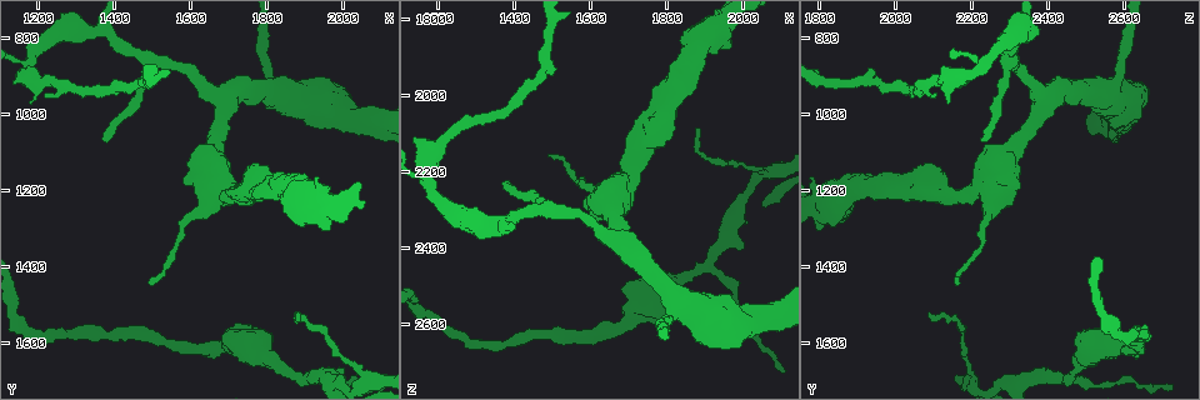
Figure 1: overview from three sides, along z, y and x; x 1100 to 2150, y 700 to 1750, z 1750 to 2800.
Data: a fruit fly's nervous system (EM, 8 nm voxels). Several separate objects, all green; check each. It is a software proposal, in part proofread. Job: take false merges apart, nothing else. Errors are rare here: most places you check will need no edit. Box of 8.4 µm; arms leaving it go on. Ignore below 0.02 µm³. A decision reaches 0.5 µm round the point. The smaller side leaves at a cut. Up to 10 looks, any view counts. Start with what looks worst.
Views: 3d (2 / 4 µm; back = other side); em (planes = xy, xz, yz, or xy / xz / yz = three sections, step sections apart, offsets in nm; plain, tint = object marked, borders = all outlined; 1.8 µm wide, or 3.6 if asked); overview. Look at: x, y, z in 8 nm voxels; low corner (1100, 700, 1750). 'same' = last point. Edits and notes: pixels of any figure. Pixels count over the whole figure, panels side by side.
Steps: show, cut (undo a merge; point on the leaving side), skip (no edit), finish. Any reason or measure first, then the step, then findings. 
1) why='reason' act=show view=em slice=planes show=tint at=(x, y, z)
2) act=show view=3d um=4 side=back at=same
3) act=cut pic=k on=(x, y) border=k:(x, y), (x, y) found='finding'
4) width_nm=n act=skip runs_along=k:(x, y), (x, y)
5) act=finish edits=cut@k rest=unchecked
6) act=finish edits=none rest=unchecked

why='abrupt turn' act=show view=em slice=planes show=tint at=(2055, 1685, 2205)

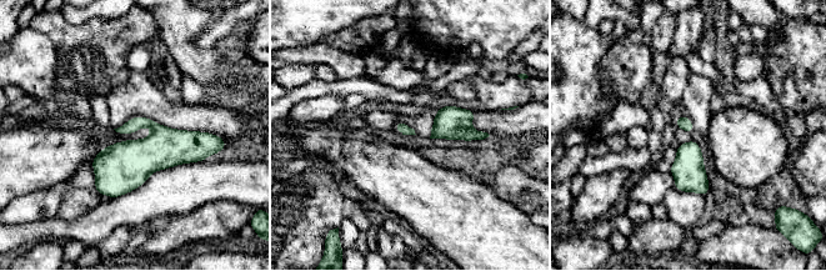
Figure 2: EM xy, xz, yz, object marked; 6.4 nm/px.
width_nm=70 act=skip found='continuous, no second neuron'

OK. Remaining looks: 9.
why='calibre changes' act=show view=em slice=yz step=4 show=tint at=(1175, 865, 2225)

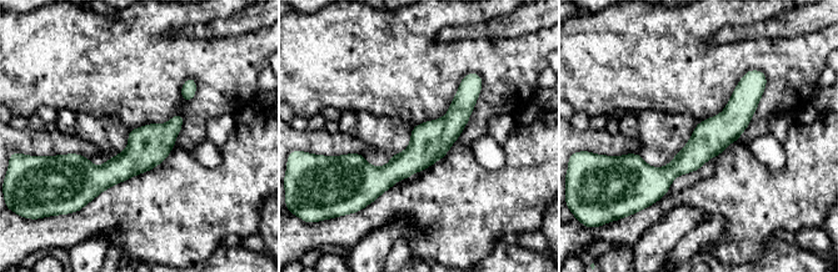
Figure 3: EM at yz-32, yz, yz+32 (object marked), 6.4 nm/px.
act=show view=em slice=planes show=borders at=same

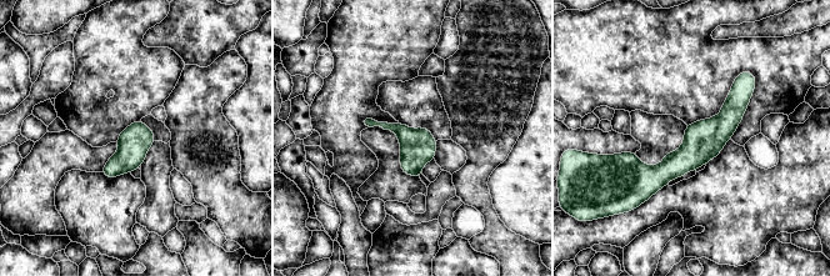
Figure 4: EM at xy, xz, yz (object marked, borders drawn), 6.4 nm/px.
width_nm=200 act=skip runs_along=4:(750, 90), (665, 171), (620, 156) found='one neuron here'

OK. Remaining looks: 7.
why='sudden change in width' act=show view=3d um=4 side=back at=(1370, 785, 2340)

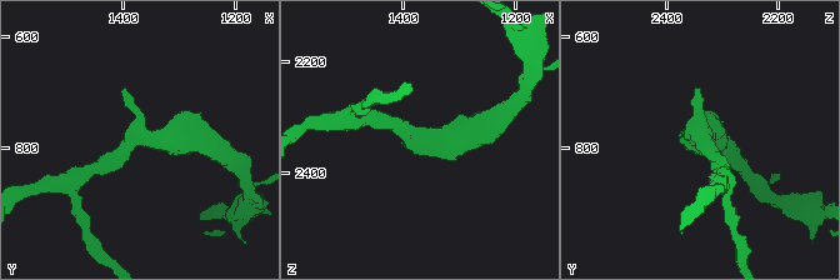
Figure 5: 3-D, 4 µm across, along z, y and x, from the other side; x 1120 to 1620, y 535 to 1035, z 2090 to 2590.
act=show view=em slice=xy step=16 show=tint at=(1370, 780, 2330)

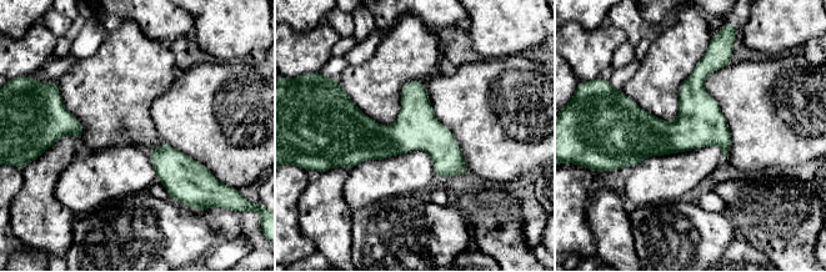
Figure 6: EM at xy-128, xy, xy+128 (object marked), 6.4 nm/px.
why='another direction' act=show view=em slice=planes show=borders at=same

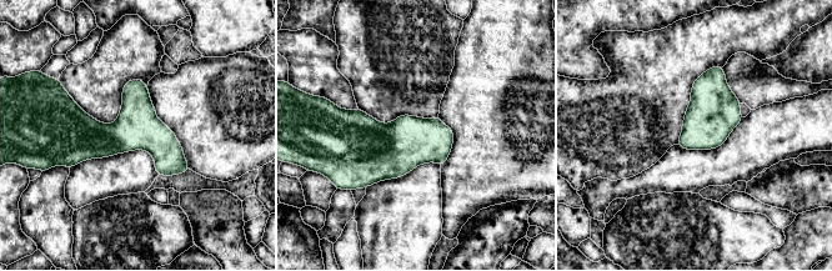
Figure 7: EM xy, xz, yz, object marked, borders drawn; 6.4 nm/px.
width_nm=280 act=skip runs_along=7:(61, 125), (151, 136), (185, 167) found='all the same neuron'

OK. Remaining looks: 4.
why='sudden change in width' act=show view=3d um=4 side=back at=(1825, 925, 2570)

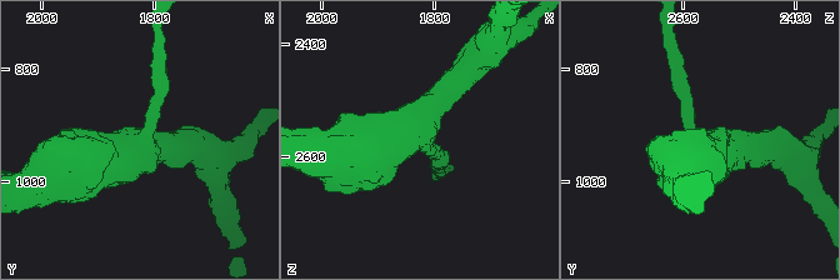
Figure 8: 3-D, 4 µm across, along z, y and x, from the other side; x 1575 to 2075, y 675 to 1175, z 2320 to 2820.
why='need the tissue' act=show view=em slice=planes show=tint at=(1815, 925, 2575)

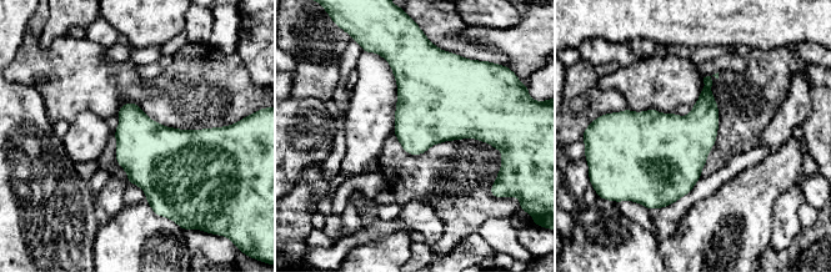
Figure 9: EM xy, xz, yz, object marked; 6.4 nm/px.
act=skip found='all the same neuron'

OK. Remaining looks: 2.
act=finish edits=none rest=unchecked

